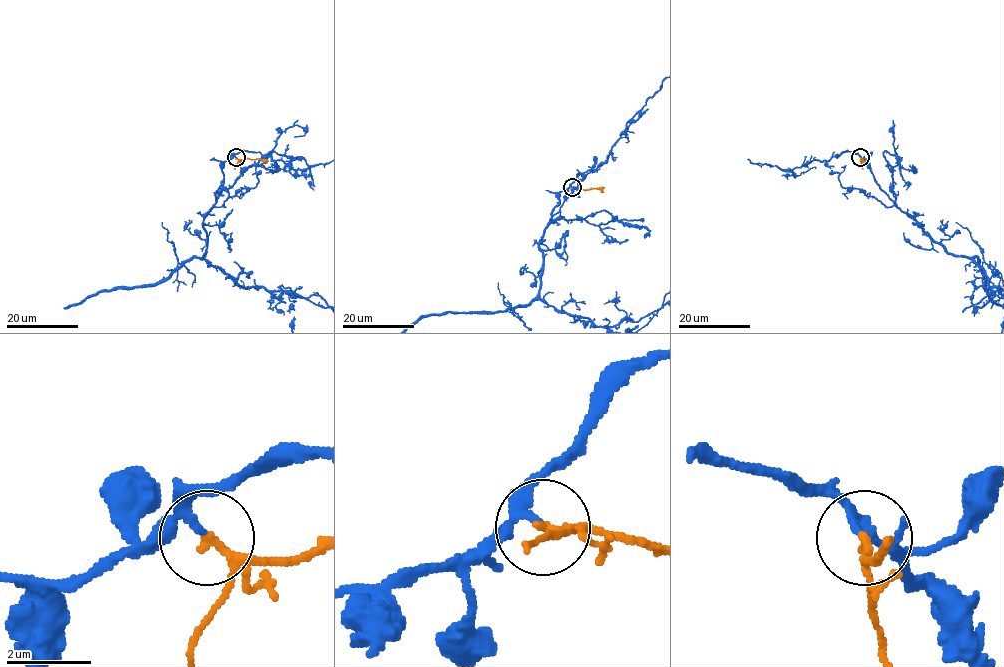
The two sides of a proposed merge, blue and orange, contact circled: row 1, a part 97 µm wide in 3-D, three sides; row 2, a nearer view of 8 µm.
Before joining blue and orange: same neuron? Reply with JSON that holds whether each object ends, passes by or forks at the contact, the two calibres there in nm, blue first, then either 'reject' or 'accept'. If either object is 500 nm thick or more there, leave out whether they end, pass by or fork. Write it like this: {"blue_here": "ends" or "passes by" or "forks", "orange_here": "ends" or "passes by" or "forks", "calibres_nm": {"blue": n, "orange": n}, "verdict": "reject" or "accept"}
{"blue_here": "passes by", "orange_here": "ends", "calibres_nm": {"blue": 140, "orange": 220}, "verdict": "accept"}

